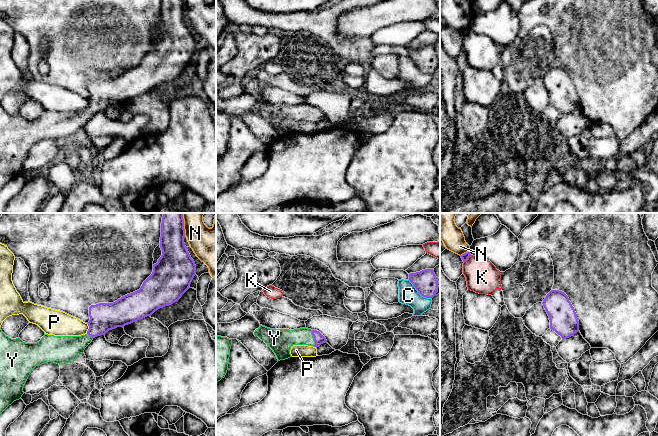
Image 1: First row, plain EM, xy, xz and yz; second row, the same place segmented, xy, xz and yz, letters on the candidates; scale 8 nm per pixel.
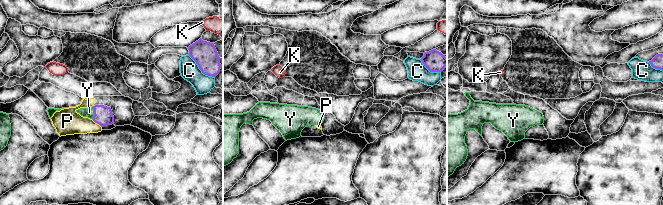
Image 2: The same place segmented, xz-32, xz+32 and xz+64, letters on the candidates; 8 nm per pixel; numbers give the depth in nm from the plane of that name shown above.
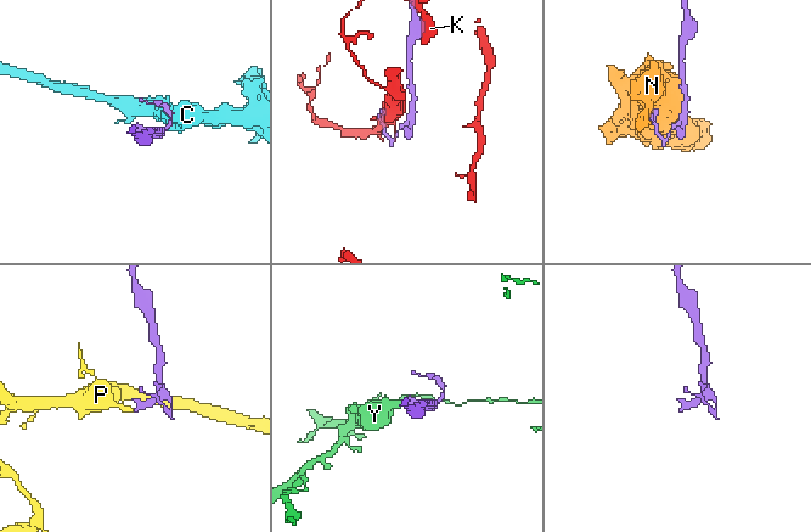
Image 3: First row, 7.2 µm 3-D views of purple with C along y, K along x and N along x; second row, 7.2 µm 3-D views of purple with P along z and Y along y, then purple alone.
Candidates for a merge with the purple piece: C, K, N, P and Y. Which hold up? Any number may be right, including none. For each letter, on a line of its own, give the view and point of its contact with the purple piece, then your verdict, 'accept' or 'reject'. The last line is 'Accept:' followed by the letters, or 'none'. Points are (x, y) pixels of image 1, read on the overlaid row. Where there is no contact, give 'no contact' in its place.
C: meets purple in xz at (419, 293); reject
K: meets purple in yz at (468, 257); reject
N: meets purple in yz at (464, 253); reject
P: meets purple in xy at (88, 329); reject
Y: meets purple in xz at (314, 338); accept
Accept: Y

